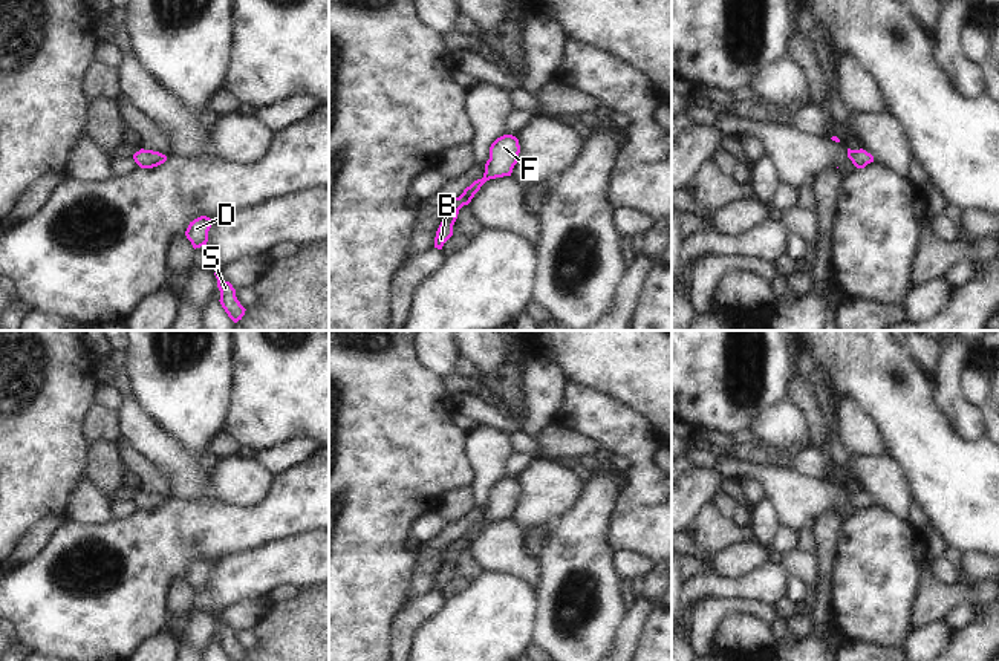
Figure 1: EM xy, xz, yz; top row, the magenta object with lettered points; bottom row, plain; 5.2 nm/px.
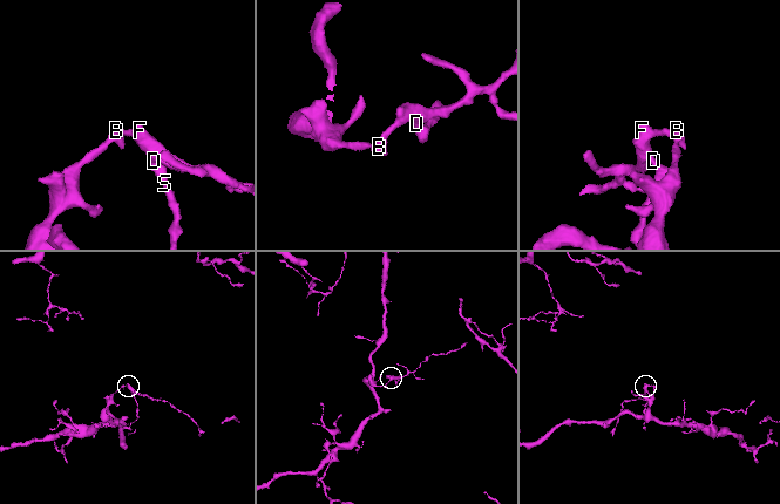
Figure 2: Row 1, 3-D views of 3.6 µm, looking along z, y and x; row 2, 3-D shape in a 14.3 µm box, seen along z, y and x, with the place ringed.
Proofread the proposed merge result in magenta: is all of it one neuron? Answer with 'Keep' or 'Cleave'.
Keep.

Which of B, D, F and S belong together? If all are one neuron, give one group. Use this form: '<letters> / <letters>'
B D F S

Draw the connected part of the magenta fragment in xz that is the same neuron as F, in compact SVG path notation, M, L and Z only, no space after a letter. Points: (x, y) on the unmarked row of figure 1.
M503 477L491 487L483 520L474 523L459 540L448 545L444 563L436 574L434 591L442 592L444 586L453 578L453 568L457 562L459 552L471 545L486 523L511 519L513 511L519 503L519 496L519 482L513 477Z

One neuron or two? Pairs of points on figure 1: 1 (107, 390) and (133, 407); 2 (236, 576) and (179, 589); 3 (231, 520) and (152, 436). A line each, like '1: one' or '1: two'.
1: two
2: two
3: two

